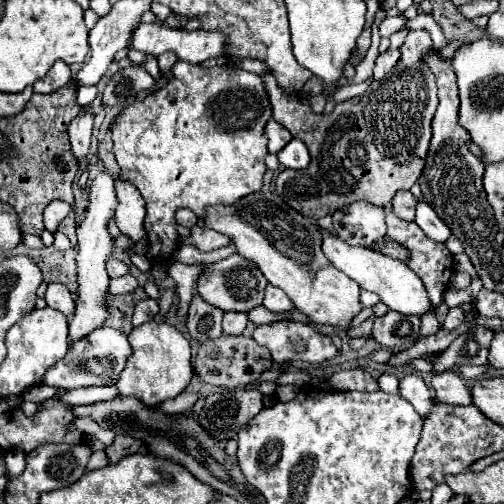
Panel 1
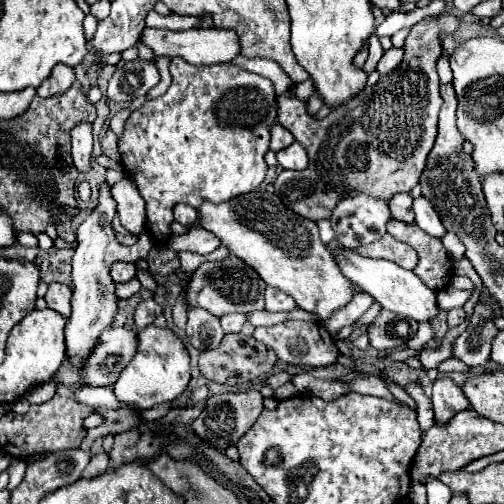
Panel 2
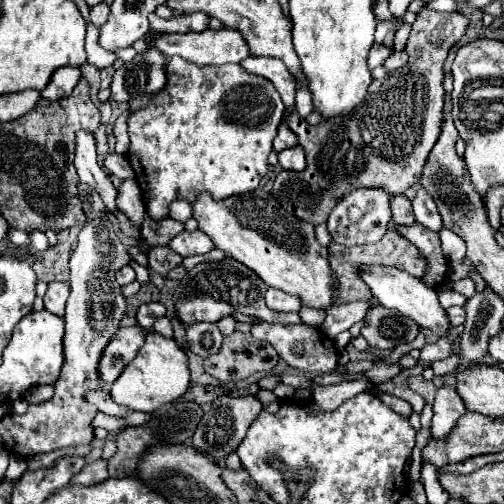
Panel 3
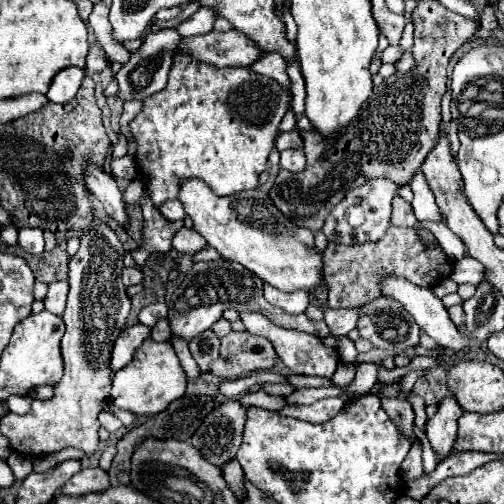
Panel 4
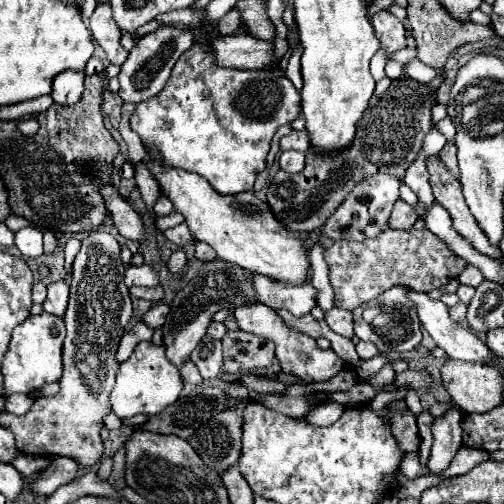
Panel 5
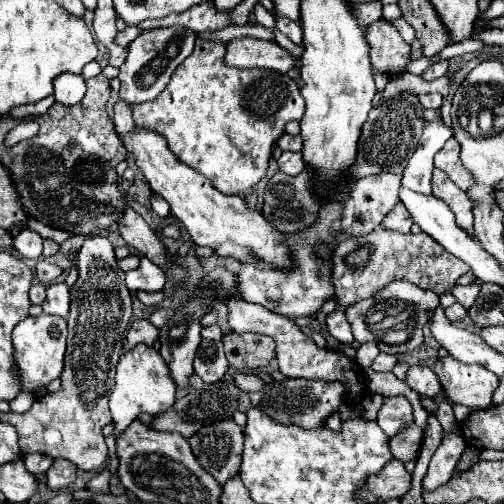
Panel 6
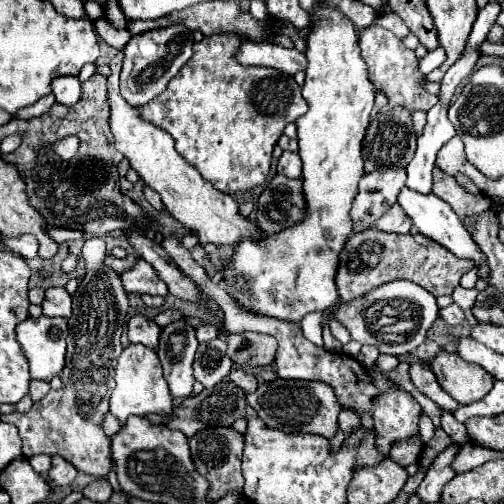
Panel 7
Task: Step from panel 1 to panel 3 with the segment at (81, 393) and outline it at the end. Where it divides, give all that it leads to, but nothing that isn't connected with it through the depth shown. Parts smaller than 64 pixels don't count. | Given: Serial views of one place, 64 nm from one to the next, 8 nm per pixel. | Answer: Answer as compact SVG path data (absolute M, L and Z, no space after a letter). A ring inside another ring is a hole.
M100 390L100 392L90 392L88 402L92 402L100 412L110 414L110 416L118 416L118 418L128 418L128 410L118 406L112 398L108 390Z

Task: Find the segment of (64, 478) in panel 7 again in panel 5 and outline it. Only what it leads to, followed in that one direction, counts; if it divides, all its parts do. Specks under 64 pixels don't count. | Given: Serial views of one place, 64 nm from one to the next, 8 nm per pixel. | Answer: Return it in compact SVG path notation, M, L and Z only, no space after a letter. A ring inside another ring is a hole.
M54 458L54 462L42 472L42 476L32 484L34 494L48 498L50 494L54 494L60 486L70 484L76 478L78 472L78 464L74 460L68 458Z

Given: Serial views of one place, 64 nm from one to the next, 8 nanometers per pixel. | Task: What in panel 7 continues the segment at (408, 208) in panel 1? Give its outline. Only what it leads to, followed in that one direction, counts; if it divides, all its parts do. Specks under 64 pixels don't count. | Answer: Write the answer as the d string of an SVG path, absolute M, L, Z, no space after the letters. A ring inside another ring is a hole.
M394 204L390 210L382 214L382 218L376 220L374 224L378 230L384 232L398 232L398 234L408 234L412 220L406 216L406 212L400 208L400 204Z

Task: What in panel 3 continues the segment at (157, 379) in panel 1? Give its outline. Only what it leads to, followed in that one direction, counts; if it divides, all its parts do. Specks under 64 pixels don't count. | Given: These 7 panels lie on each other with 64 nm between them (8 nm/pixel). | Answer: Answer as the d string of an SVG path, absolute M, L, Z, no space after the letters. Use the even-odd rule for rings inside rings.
M148 332L146 342L138 350L136 358L114 380L110 388L110 396L120 406L152 414L160 410L164 404L178 400L188 390L188 384L190 384L190 372L188 372L186 354L176 346L174 340Z

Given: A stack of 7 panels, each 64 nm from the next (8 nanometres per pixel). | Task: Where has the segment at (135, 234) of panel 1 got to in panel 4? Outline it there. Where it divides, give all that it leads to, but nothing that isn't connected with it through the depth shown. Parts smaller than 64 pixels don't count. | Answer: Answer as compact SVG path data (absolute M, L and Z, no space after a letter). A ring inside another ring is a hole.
M132 182L126 192L124 192L124 202L130 206L130 204L138 204L140 202L140 194L142 194L142 184L140 182Z

